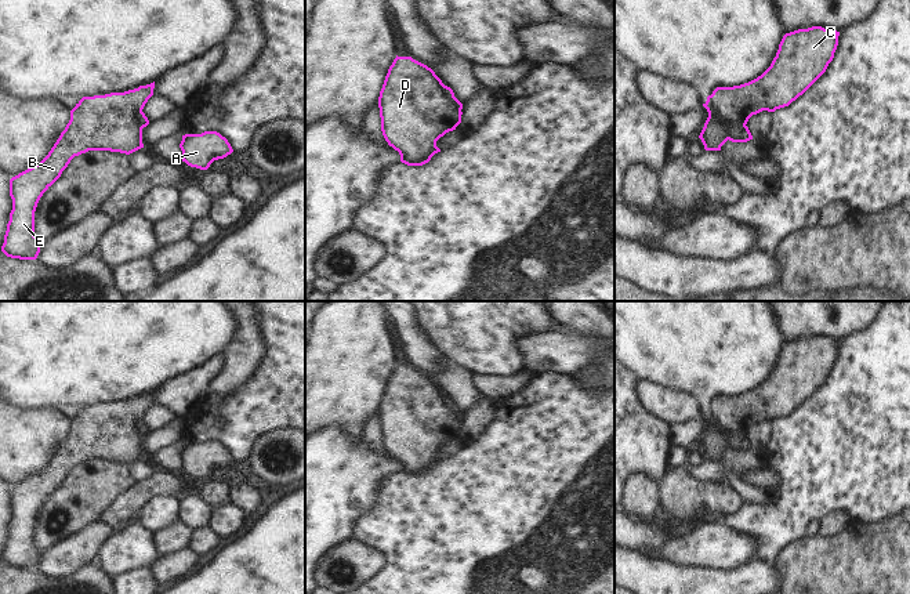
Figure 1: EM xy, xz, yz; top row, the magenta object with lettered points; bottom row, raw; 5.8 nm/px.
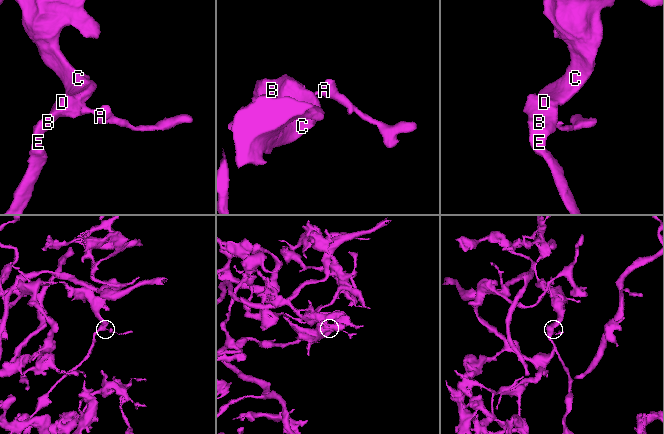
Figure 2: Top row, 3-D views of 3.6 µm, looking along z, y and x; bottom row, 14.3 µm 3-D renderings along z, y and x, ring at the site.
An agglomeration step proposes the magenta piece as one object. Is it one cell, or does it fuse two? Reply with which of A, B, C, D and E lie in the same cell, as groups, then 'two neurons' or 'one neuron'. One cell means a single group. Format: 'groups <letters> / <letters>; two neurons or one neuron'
groups A / B C D E; two neurons

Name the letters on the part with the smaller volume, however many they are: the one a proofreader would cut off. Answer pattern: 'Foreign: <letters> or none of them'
Foreign: A

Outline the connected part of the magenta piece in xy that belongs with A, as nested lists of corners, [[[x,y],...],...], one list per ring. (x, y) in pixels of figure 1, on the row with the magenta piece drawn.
[[[217,131],[185,134],[180,148],[182,162],[200,170],[207,170],[214,160],[224,159],[233,152],[228,140]]]

